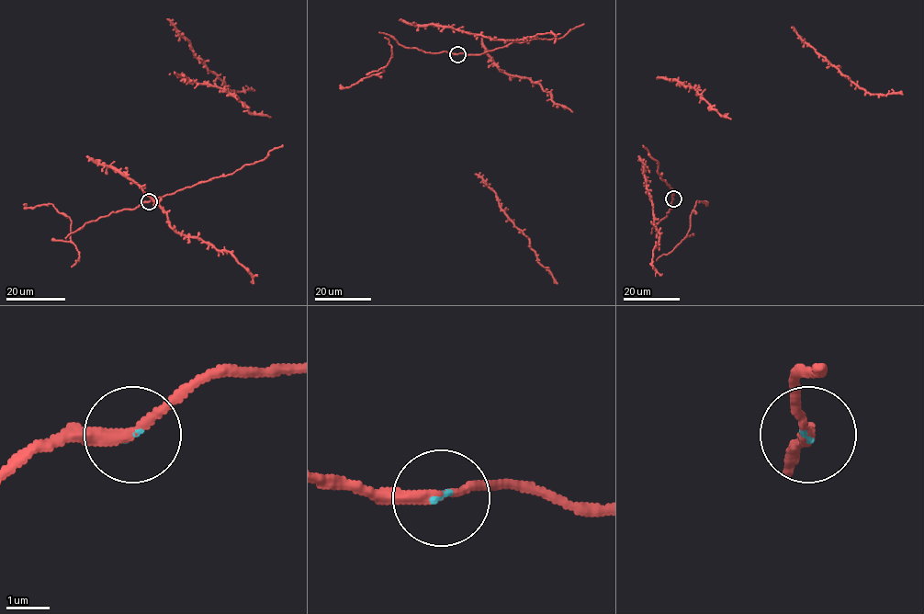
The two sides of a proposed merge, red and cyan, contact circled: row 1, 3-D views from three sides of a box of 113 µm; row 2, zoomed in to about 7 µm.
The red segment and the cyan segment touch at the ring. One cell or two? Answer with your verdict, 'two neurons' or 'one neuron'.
one neuron

